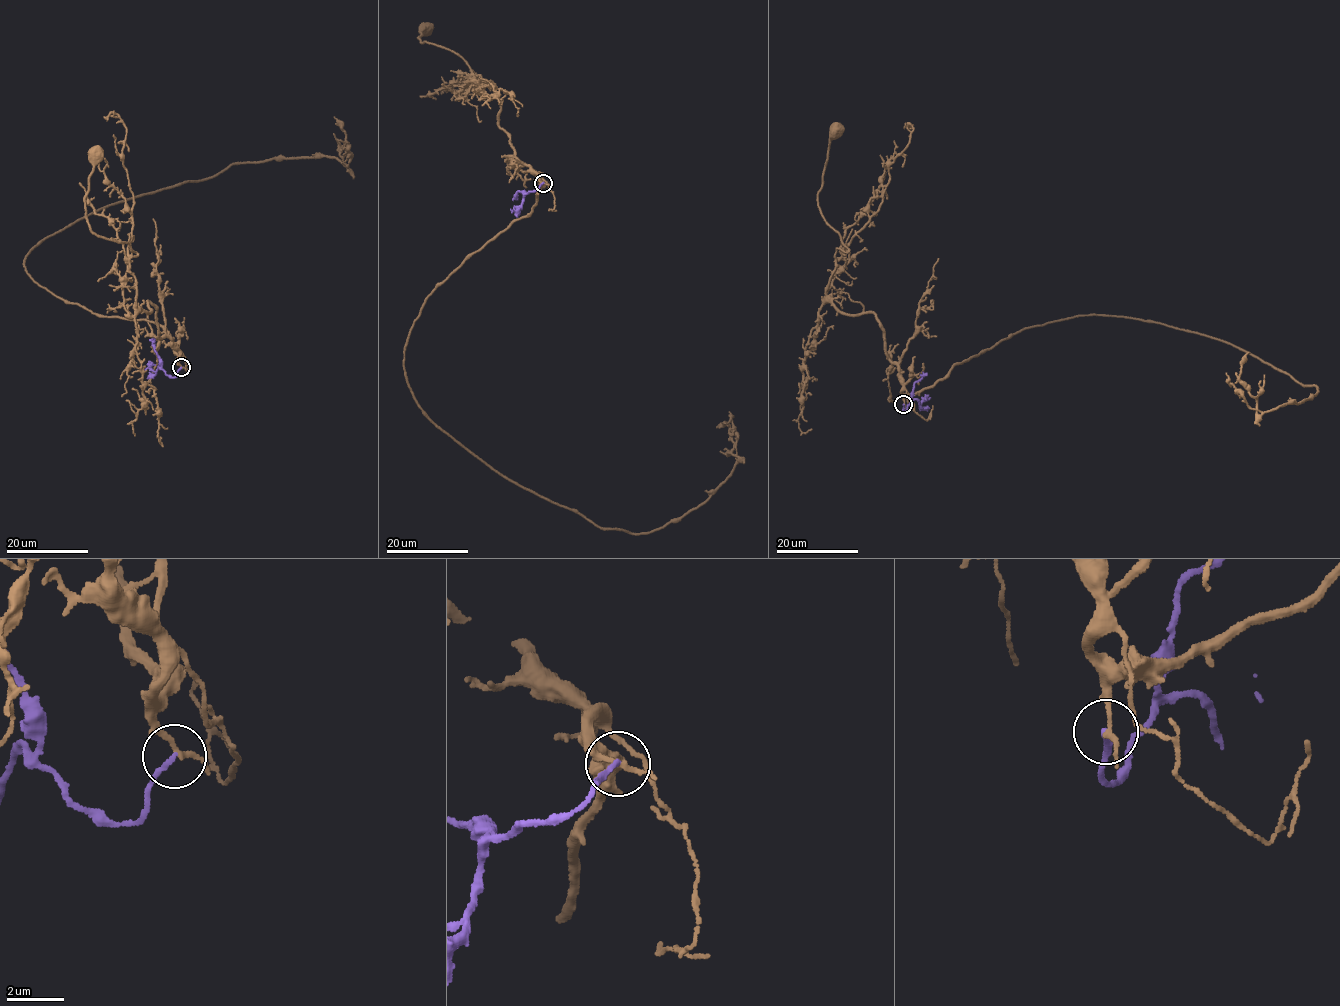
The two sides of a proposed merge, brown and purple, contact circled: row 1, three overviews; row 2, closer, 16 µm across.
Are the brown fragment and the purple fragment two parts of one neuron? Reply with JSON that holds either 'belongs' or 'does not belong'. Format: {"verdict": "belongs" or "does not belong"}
{"verdict": "does not belong"}

